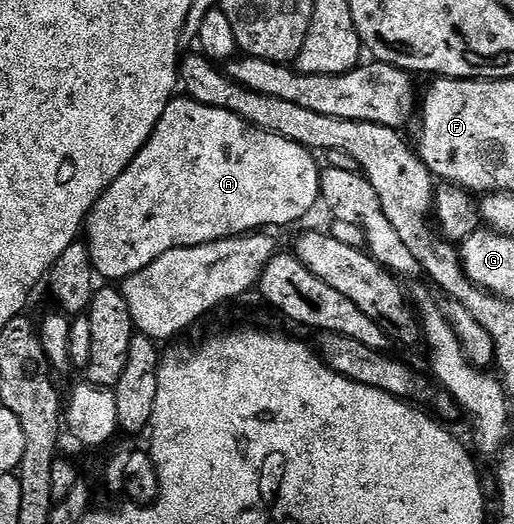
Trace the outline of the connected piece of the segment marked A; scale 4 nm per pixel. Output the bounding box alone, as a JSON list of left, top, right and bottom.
[84,98,322,282]

